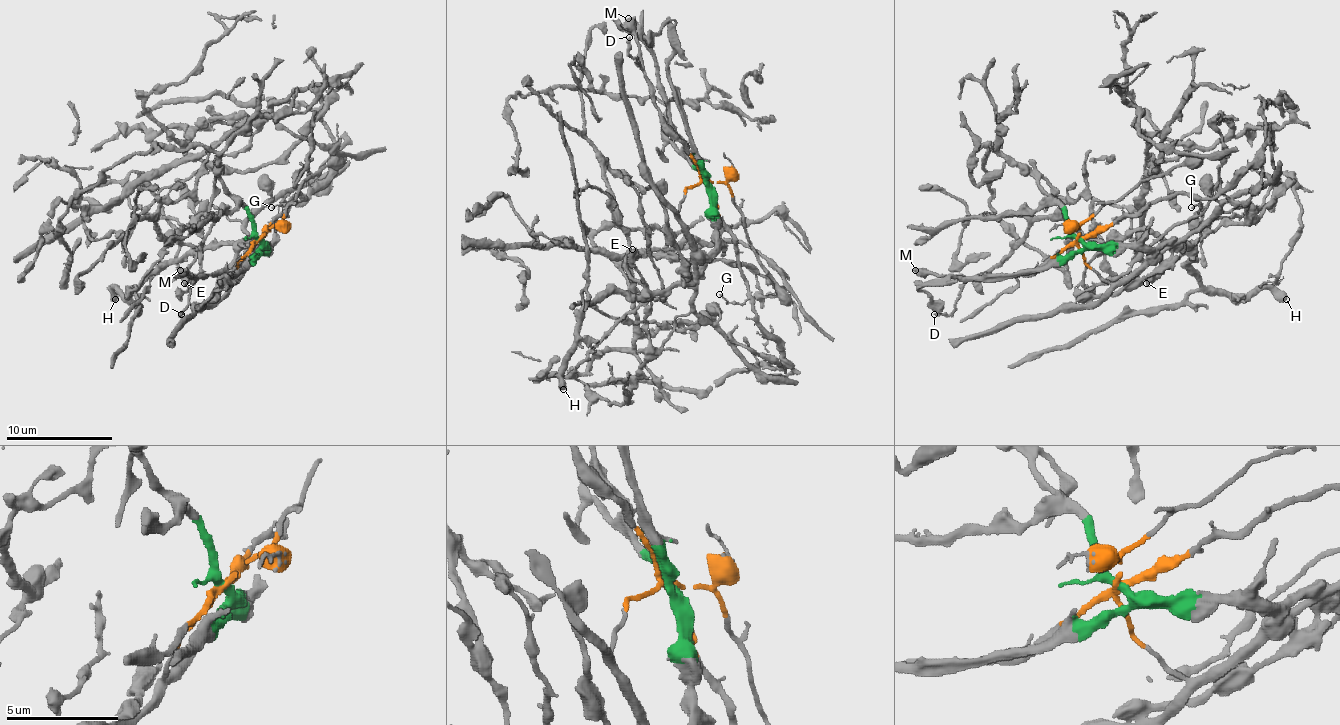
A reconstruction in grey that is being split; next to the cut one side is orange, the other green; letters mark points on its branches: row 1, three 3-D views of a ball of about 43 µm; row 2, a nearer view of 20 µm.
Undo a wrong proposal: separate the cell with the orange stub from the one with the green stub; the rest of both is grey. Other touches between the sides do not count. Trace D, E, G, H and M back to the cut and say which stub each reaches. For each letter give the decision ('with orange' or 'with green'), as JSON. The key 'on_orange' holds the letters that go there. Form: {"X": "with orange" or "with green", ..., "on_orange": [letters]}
{"D": "with orange", "E": "with green", "G": "with orange", "H": "with green", "M": "with orange", "on_orange": ["D", "G", "M"]}

